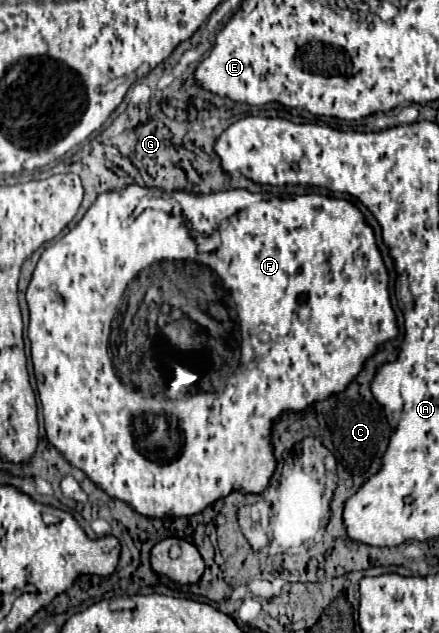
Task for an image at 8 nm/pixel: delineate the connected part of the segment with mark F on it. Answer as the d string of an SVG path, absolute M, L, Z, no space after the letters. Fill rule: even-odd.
M130 185L122 193L110 191L98 195L82 221L44 249L26 291L34 375L48 441L74 467L84 471L110 497L130 503L144 517L196 515L234 489L242 493L264 491L276 469L270 445L272 421L282 411L302 411L314 401L344 391L376 347L398 335L398 325L388 293L388 271L378 251L374 231L364 223L362 213L350 201L324 195L280 199L270 193L248 193L246 189L210 195L178 191L176 199L182 205L180 217L156 209L146 209L134 217L134 209L144 193L146 189ZM224 219L228 219L228 227L220 231L222 247L214 255L198 255L196 241L188 231L196 229L212 235ZM188 259L204 259L208 267L216 269L236 303L242 335L240 369L228 379L224 389L214 393L196 393L182 401L154 401L120 383L109 348L111 325L126 285L142 269L156 261ZM260 333L270 333L270 341L260 341ZM162 411L176 415L184 433L184 445L178 457L168 463L150 461L138 451L134 441L134 419L144 413Z

